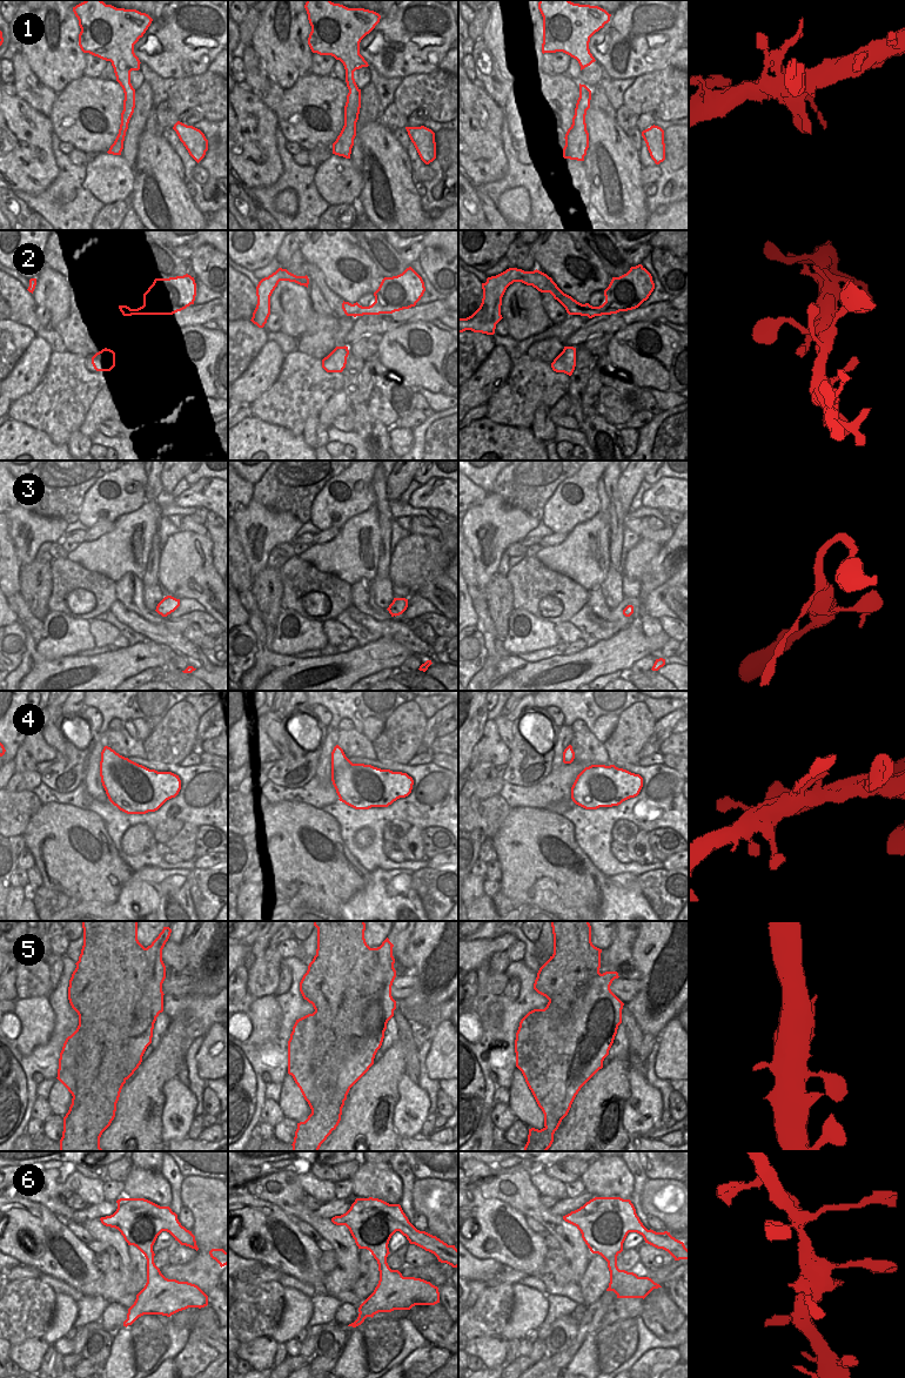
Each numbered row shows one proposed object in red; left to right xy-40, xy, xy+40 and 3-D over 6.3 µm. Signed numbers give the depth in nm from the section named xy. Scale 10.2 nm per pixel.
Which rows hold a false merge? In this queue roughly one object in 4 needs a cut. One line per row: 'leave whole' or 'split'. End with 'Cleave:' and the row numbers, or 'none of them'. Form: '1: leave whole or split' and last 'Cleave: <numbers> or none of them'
1: leave whole
2: leave whole
3: split
4: leave whole
5: split
6: leave whole
Cleave: 3, 5

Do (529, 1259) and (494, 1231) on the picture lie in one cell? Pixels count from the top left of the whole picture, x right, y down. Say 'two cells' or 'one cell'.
one cell

